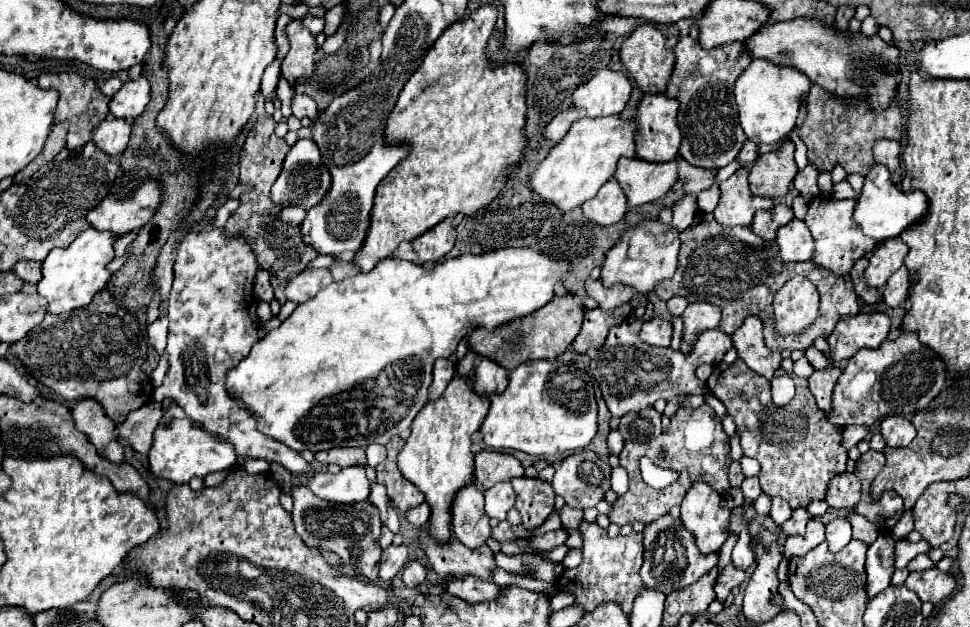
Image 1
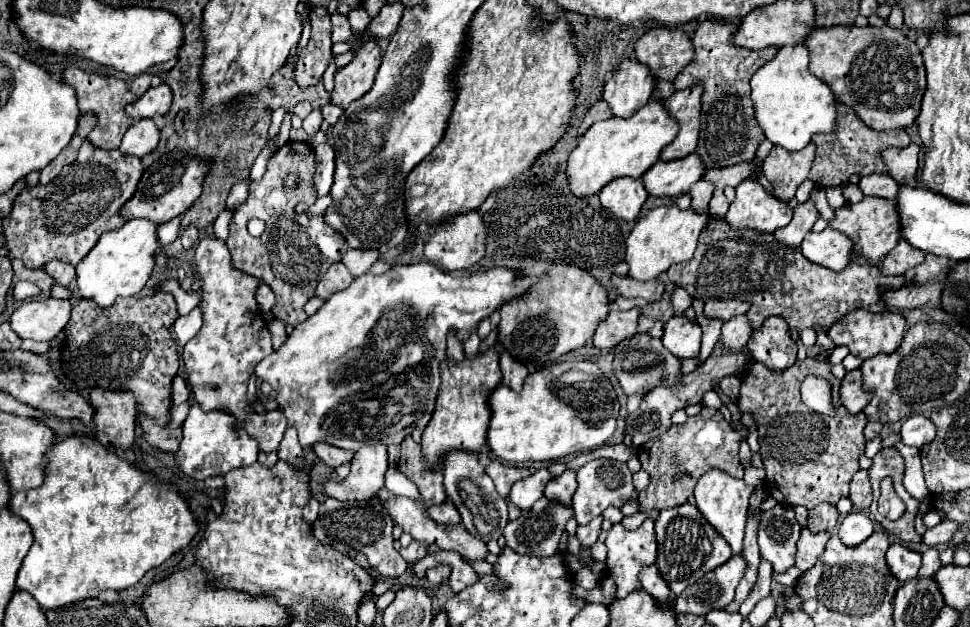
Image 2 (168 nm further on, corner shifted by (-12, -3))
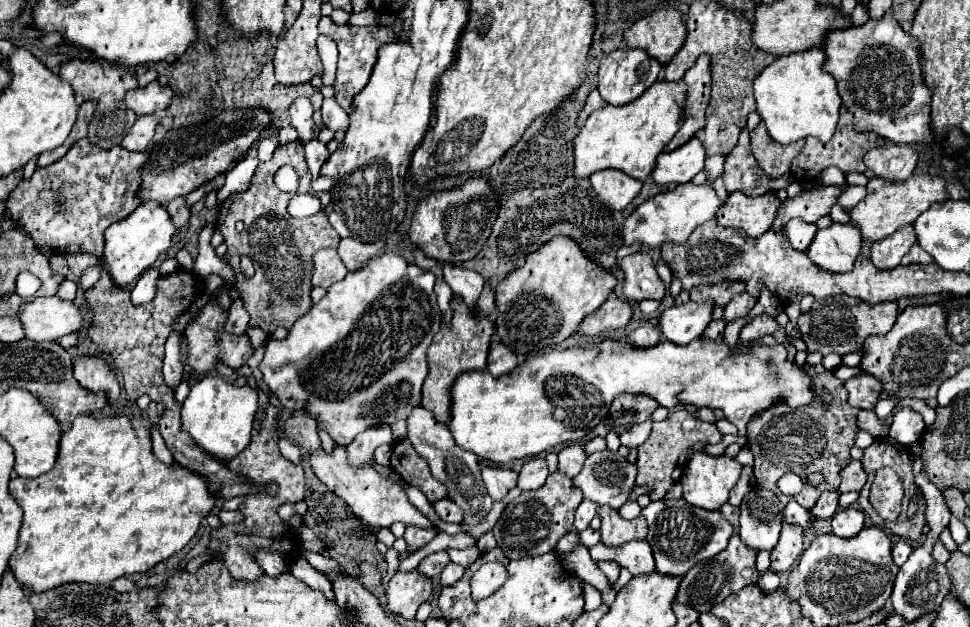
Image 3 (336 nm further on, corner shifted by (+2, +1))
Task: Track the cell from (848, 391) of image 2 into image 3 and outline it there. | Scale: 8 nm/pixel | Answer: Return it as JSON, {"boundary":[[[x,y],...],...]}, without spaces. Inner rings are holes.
{"boundary":[[[858,374],[844,382],[844,388],[848,392],[848,404],[864,410],[872,410],[876,406],[878,394],[882,390],[880,380],[876,380],[870,374]]]}

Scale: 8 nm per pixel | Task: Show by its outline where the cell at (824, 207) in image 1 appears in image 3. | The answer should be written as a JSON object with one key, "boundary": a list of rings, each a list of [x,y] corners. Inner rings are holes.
{"boundary":[[[910,176],[906,182],[888,182],[882,178],[872,178],[866,184],[866,198],[858,202],[852,210],[846,210],[850,216],[850,224],[858,226],[862,232],[862,238],[870,242],[878,242],[882,238],[888,238],[898,228],[912,224],[924,210],[928,210],[934,202],[946,200],[948,194],[944,190],[944,178],[940,176]]]}

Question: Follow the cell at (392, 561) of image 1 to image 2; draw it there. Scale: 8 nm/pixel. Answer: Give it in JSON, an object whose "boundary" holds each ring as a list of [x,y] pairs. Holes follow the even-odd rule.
{"boundary":[[[412,540],[412,544],[410,544],[410,546],[400,548],[400,554],[402,554],[402,558],[404,558],[404,560],[414,562],[414,560],[418,560],[418,558],[422,558],[422,556],[426,556],[426,554],[428,554],[428,544],[418,542],[418,540]]]}

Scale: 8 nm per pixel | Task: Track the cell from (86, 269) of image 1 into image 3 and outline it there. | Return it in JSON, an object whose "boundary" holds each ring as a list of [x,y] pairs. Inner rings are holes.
{"boundary":[[[146,202],[140,204],[130,216],[126,216],[126,220],[120,220],[116,224],[112,224],[110,228],[106,228],[104,232],[104,252],[100,256],[102,264],[94,264],[90,268],[86,268],[80,276],[80,286],[84,290],[92,288],[102,272],[106,270],[112,284],[118,284],[118,288],[128,288],[144,270],[148,270],[156,258],[170,248],[170,240],[174,234],[174,224],[166,212],[164,206],[158,206],[156,202]]]}

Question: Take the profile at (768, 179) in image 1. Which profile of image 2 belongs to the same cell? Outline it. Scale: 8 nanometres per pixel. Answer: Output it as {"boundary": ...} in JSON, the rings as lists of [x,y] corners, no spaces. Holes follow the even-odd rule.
{"boundary":[[[810,142],[800,152],[788,152],[780,146],[774,146],[764,160],[764,174],[776,188],[776,198],[790,200],[796,194],[796,188],[808,178],[812,168],[816,146]]]}

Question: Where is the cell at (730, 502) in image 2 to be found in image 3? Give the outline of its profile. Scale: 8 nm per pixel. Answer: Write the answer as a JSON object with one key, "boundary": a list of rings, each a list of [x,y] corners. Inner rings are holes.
{"boundary":[[[696,452],[682,476],[682,498],[704,510],[720,510],[740,480],[740,472],[742,468],[734,458]]]}

